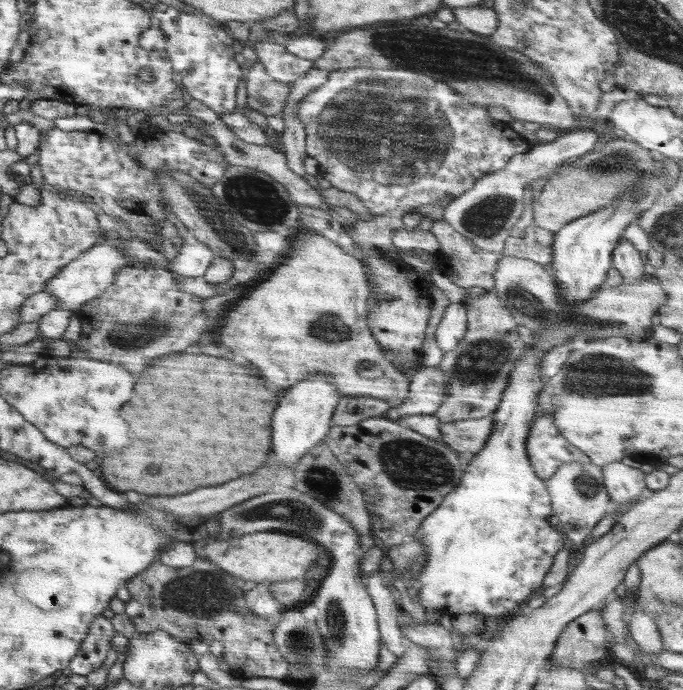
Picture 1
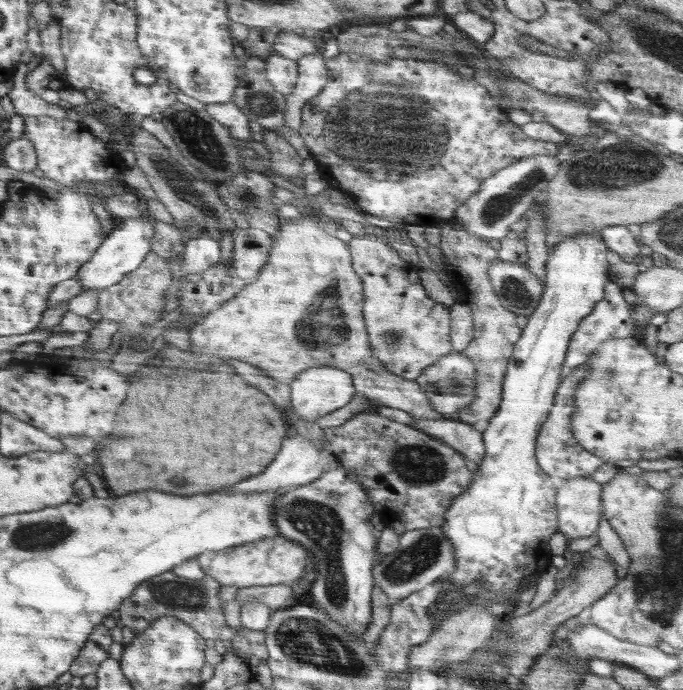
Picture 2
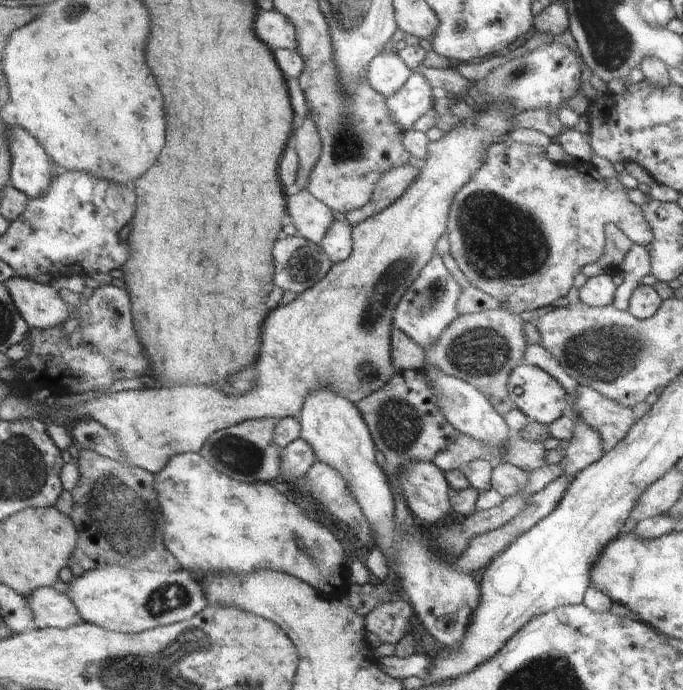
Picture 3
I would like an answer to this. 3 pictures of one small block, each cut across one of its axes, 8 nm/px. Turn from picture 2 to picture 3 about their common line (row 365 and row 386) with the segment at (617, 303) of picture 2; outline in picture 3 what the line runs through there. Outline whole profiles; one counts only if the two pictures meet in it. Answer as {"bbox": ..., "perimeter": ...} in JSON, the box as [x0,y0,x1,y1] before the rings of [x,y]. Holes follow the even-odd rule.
{"bbox":[522,344,581,402],"perimeter":[[[526,344],[522,362],[537,366],[550,374],[568,393],[568,400],[572,400],[572,402],[576,400],[578,388],[580,388],[581,384],[578,384],[571,376],[568,376],[564,372],[564,368],[559,365],[559,360],[556,360],[541,344]]]}

